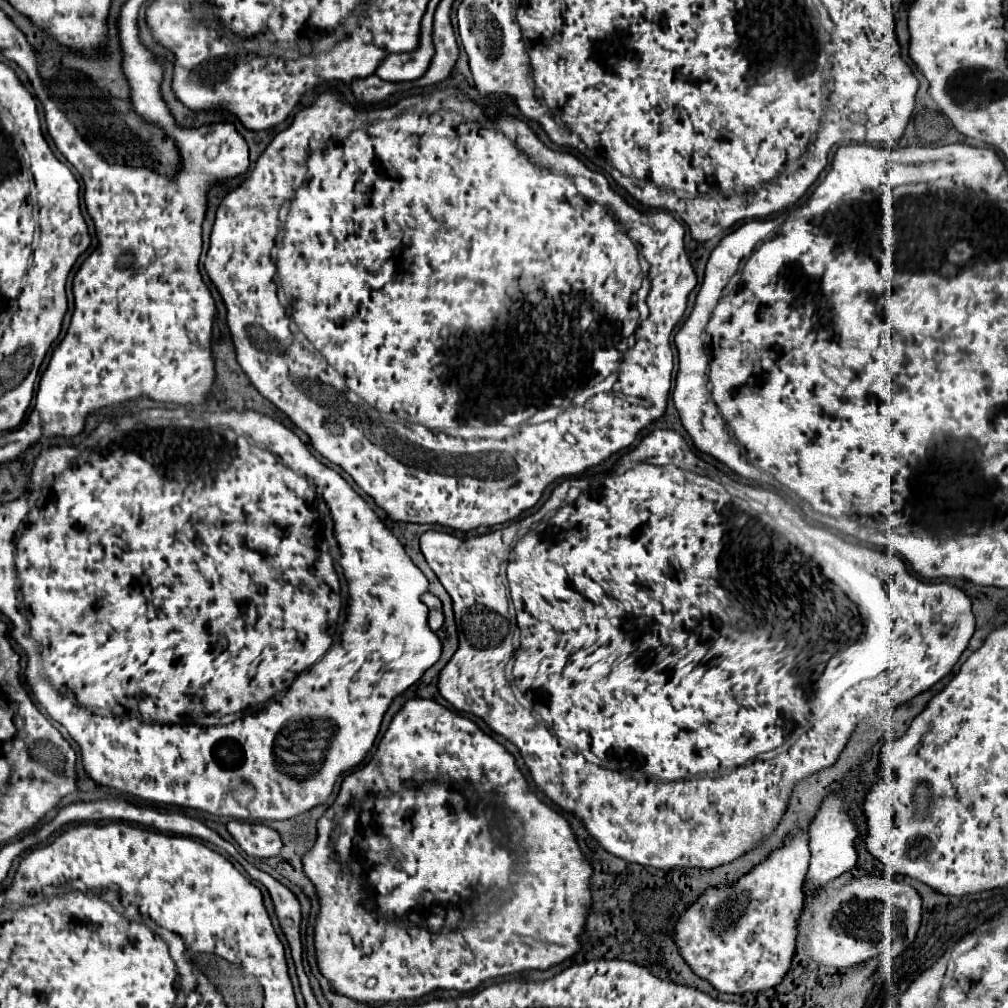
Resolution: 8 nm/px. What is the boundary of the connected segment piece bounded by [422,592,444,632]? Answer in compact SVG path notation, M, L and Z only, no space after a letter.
M426 592L426 594L422 596L422 602L430 608L430 614L428 614L428 624L430 624L430 628L436 632L436 630L444 624L442 602L440 602L440 598L436 598L436 596L434 596L434 594L430 594L430 592Z

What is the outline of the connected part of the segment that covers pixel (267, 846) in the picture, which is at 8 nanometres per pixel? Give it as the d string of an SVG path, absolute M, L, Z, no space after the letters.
M228 822L228 832L234 836L234 840L240 844L240 848L254 858L270 858L276 856L282 848L280 836L276 830L256 824L256 822Z

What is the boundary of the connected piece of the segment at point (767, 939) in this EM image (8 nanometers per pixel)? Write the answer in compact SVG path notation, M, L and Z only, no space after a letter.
M808 832L794 834L782 848L772 850L748 874L740 876L734 884L724 888L708 888L698 900L688 906L674 926L674 944L692 972L710 982L718 992L746 994L776 986L790 968L796 946L796 920L802 908L802 880L808 872L810 860Z

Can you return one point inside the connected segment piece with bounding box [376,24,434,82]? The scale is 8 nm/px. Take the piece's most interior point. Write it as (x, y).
(409, 65)

